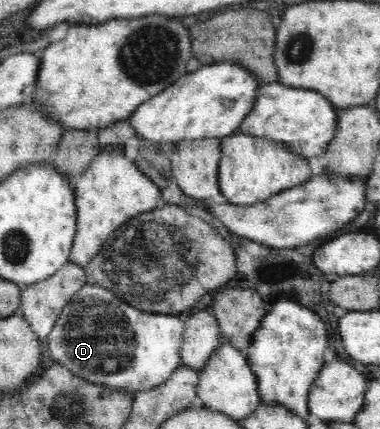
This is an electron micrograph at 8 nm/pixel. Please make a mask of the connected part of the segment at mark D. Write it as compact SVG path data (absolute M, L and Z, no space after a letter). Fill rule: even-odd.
M86 283L61 310L46 345L56 363L97 385L137 393L164 384L182 364L183 316L148 314L118 300L112 292Z

